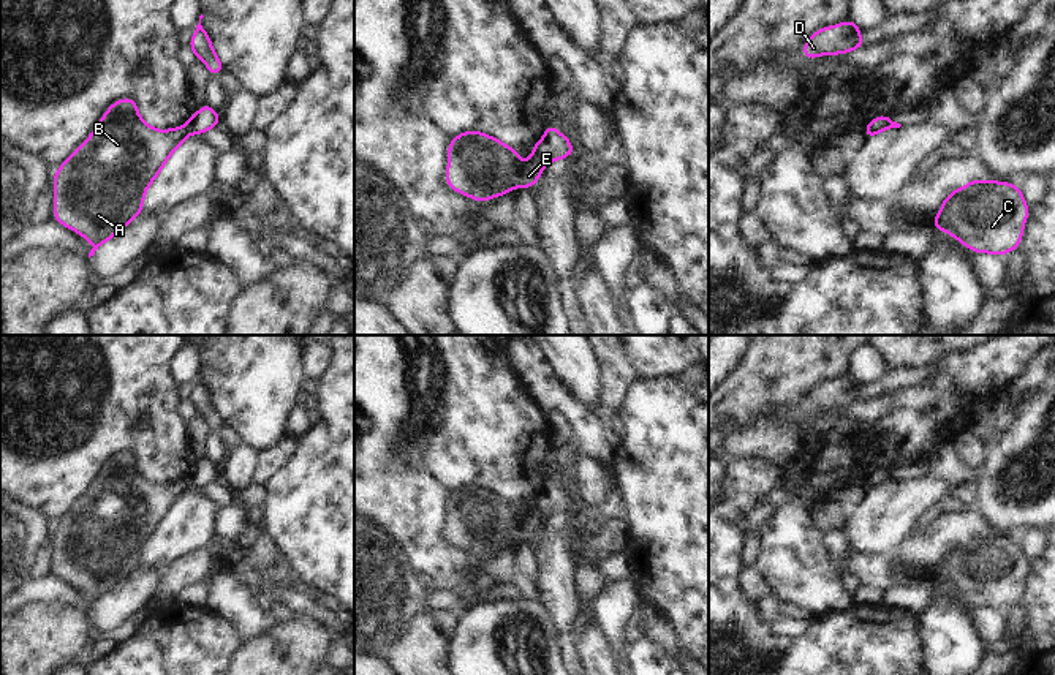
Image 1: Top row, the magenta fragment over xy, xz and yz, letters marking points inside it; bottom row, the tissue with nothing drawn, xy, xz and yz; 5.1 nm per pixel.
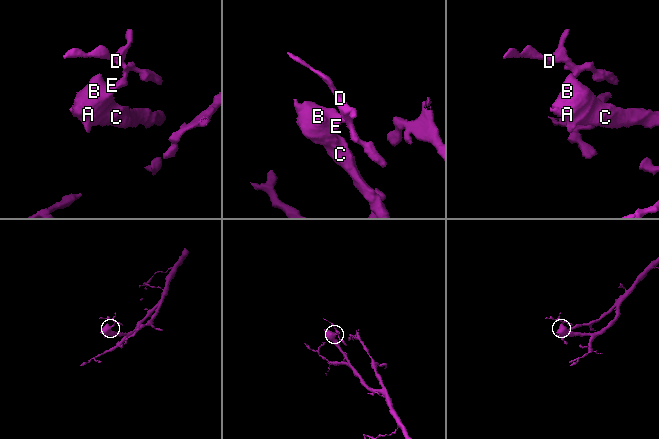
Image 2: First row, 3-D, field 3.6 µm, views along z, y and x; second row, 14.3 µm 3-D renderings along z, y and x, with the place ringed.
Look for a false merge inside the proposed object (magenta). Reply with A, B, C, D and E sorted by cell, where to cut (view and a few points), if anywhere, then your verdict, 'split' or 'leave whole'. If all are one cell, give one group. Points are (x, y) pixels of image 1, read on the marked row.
groups A B C E / D; cut yz (891, 119), (883, 127), (865, 128); split

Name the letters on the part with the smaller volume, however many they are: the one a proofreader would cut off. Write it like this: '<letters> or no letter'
D.

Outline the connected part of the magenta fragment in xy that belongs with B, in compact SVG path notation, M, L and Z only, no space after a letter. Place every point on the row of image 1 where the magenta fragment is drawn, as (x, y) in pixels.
M123 98L111 104L100 123L73 155L60 164L54 175L54 218L87 239L93 248L89 258L95 255L98 247L120 232L141 210L149 185L158 177L164 163L174 150L190 136L185 125L172 130L155 130L146 123L133 98Z

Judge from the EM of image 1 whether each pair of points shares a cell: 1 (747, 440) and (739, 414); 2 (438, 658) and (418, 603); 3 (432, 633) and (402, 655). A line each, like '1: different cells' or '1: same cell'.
1: different cells
2: different cells
3: same cell

